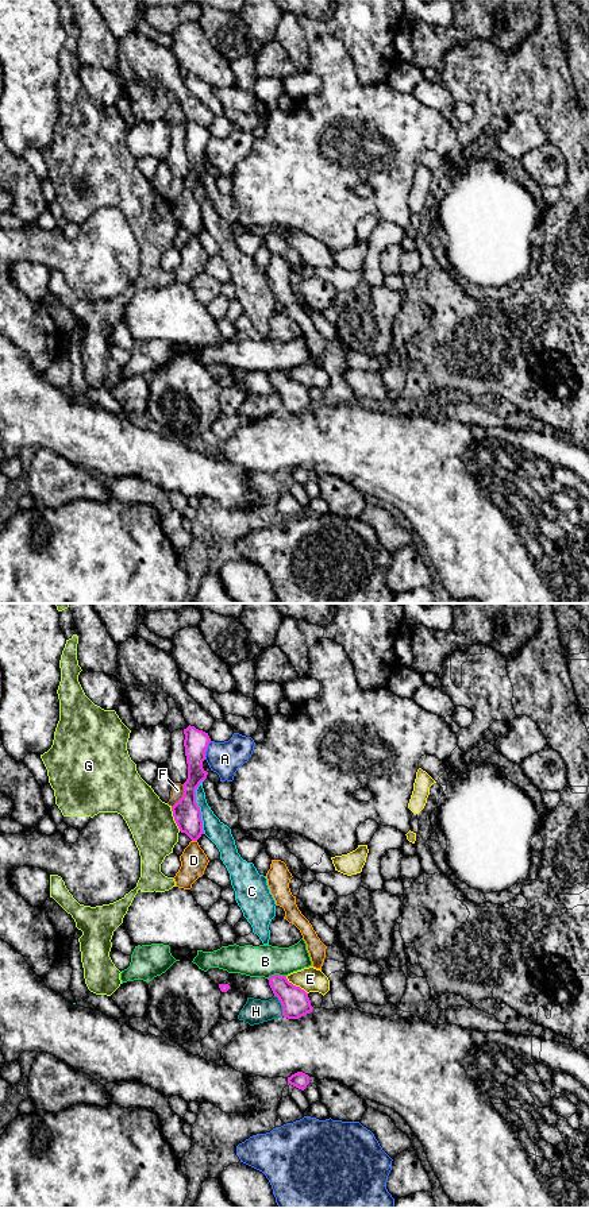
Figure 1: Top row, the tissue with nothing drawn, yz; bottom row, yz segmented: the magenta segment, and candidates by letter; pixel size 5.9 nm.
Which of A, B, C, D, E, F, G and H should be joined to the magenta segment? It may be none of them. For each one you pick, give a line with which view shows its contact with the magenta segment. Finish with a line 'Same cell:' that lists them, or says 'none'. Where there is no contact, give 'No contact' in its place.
Same cell: none

